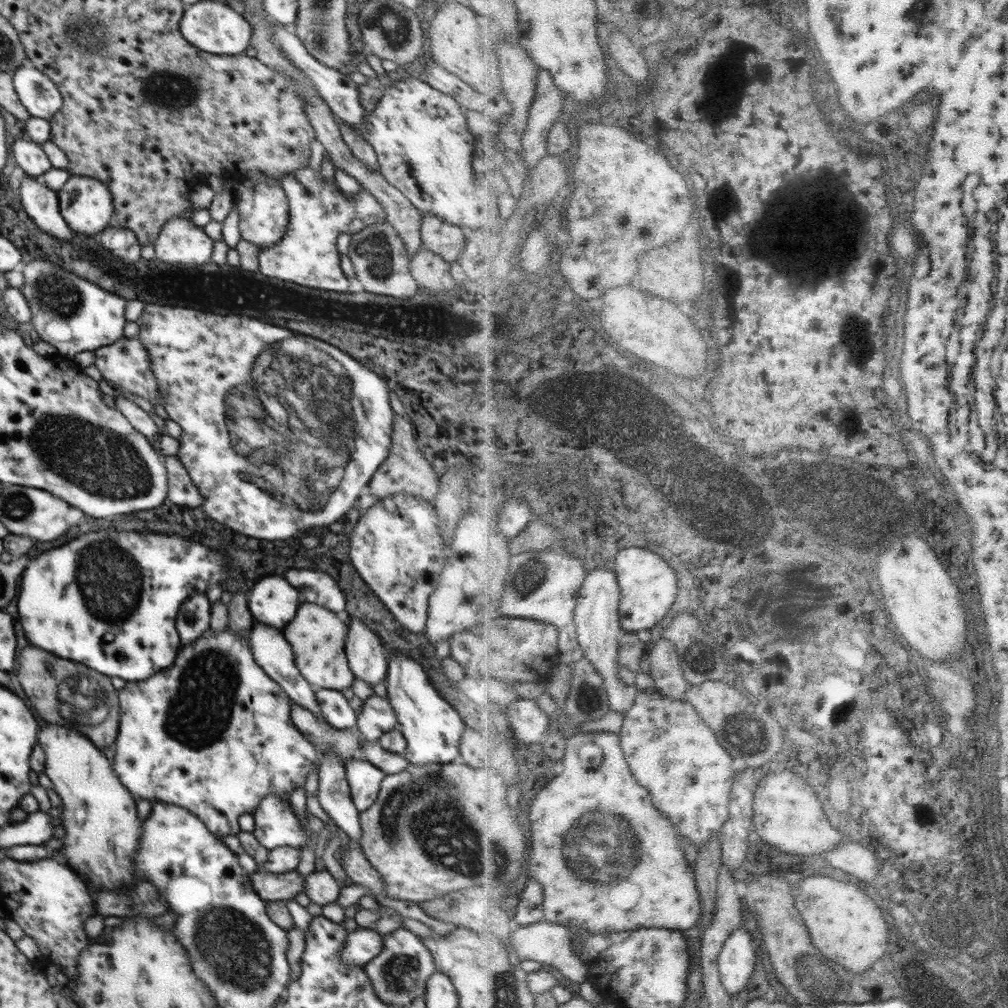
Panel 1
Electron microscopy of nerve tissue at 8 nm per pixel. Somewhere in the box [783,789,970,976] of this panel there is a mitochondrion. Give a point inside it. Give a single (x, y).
(919, 927)

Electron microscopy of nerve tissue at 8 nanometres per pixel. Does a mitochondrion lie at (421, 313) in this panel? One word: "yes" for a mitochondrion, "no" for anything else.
no

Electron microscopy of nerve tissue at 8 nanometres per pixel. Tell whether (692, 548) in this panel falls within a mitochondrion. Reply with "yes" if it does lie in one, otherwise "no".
no

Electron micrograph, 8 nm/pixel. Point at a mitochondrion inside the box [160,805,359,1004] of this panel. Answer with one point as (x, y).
(223, 933)

